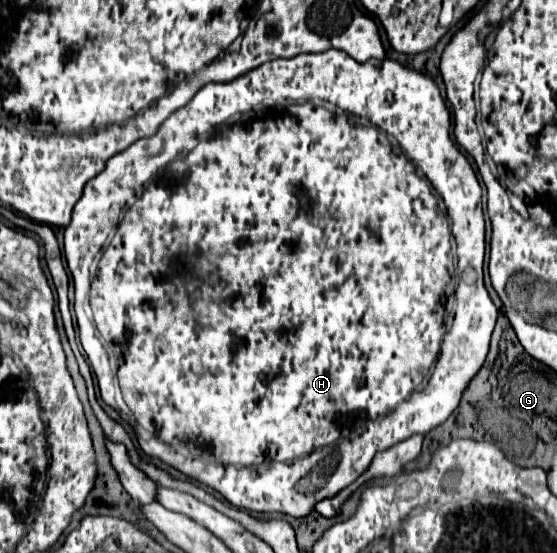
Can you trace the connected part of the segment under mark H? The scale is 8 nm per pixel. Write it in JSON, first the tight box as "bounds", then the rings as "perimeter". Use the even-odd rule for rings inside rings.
{"bounds":[64,50,498,518],"perimeter":[[[326,50],[326,52],[322,52],[322,54],[298,54],[298,56],[294,56],[294,58],[290,58],[290,60],[272,60],[272,61],[270,61],[270,62],[266,62],[266,63],[264,63],[264,64],[262,64],[262,66],[258,66],[258,68],[256,68],[256,70],[250,70],[250,72],[246,72],[246,74],[242,74],[242,76],[238,76],[238,80],[232,80],[232,82],[230,82],[230,84],[206,84],[206,88],[200,88],[200,90],[198,90],[198,96],[196,96],[196,98],[194,98],[194,100],[192,100],[192,102],[190,102],[190,104],[186,104],[186,108],[180,108],[180,110],[178,110],[178,112],[174,112],[174,114],[172,114],[172,116],[170,116],[170,120],[166,120],[166,124],[162,124],[162,128],[158,128],[158,132],[156,132],[156,134],[154,134],[154,136],[150,136],[150,138],[146,138],[146,140],[136,140],[136,142],[134,142],[134,144],[132,144],[132,146],[130,146],[130,148],[126,148],[126,152],[120,152],[120,154],[118,154],[118,156],[112,156],[112,158],[110,158],[110,160],[108,160],[108,164],[106,164],[106,168],[104,168],[104,172],[100,172],[100,174],[98,174],[98,176],[96,176],[96,178],[94,178],[94,180],[90,180],[90,184],[86,184],[86,188],[84,188],[84,194],[82,194],[82,200],[78,200],[78,204],[76,204],[76,206],[74,206],[74,212],[72,212],[72,222],[70,222],[70,224],[68,224],[68,226],[66,226],[66,232],[64,232],[64,256],[65,256],[65,258],[66,258],[66,261],[67,261],[67,264],[68,264],[68,268],[70,268],[70,272],[72,272],[72,276],[74,276],[74,286],[76,286],[76,316],[78,316],[78,336],[79,336],[79,340],[80,340],[80,343],[81,343],[81,345],[82,345],[82,348],[83,348],[83,350],[84,350],[84,352],[85,352],[85,354],[86,354],[86,356],[87,356],[87,361],[88,361],[88,364],[90,364],[90,368],[92,368],[92,370],[94,370],[94,374],[96,374],[96,378],[98,378],[98,386],[100,386],[100,396],[102,396],[102,400],[104,400],[104,402],[106,402],[106,404],[108,404],[108,406],[112,406],[112,408],[116,408],[116,380],[118,380],[118,386],[120,386],[120,392],[122,392],[122,400],[124,400],[124,404],[126,404],[126,408],[128,408],[128,412],[130,412],[130,414],[132,414],[132,420],[134,420],[134,426],[136,426],[136,430],[138,430],[138,432],[136,432],[136,436],[138,436],[138,444],[140,444],[140,448],[142,448],[142,452],[144,452],[144,454],[148,454],[148,456],[152,456],[152,458],[158,458],[158,460],[162,460],[162,462],[164,462],[164,464],[168,464],[168,466],[172,466],[172,468],[176,468],[176,470],[178,470],[178,472],[182,472],[182,474],[186,474],[186,476],[188,476],[188,478],[192,478],[192,480],[196,480],[196,482],[200,482],[200,484],[204,484],[204,486],[208,486],[208,488],[212,488],[212,490],[216,490],[216,492],[220,492],[220,494],[222,494],[222,496],[224,496],[224,498],[226,498],[226,500],[228,500],[228,502],[230,502],[230,504],[232,504],[232,506],[236,506],[236,508],[244,508],[244,510],[250,510],[250,512],[258,512],[258,514],[288,514],[288,516],[294,516],[294,518],[306,518],[306,516],[308,516],[308,514],[310,514],[310,512],[312,512],[312,510],[314,510],[314,506],[316,506],[316,502],[318,502],[318,500],[324,500],[324,498],[334,498],[334,496],[336,496],[336,494],[338,494],[338,492],[340,492],[340,490],[344,490],[344,488],[346,488],[346,486],[350,486],[350,484],[352,484],[352,482],[354,482],[354,480],[356,480],[356,478],[358,478],[358,476],[360,476],[360,474],[364,474],[364,472],[366,472],[366,468],[368,468],[368,466],[370,466],[370,462],[372,462],[372,458],[374,458],[374,454],[376,454],[376,452],[380,452],[380,450],[388,450],[388,448],[392,448],[392,446],[394,446],[394,444],[398,444],[398,442],[402,442],[402,440],[406,440],[406,438],[410,438],[410,436],[412,436],[412,434],[422,434],[422,436],[426,436],[426,434],[428,434],[428,432],[430,432],[430,430],[434,430],[434,428],[436,428],[436,426],[440,426],[440,424],[444,424],[444,422],[446,422],[446,420],[448,420],[448,418],[450,418],[450,414],[452,414],[452,412],[454,412],[454,410],[456,410],[456,408],[458,408],[458,404],[460,404],[460,398],[462,398],[462,394],[464,394],[464,390],[466,390],[466,388],[468,388],[468,384],[470,384],[470,380],[472,380],[472,378],[474,378],[474,376],[476,376],[476,374],[478,374],[478,370],[480,370],[480,368],[482,368],[482,364],[484,364],[484,360],[486,360],[486,354],[488,354],[488,346],[490,346],[490,336],[492,336],[492,330],[494,330],[494,324],[496,324],[496,314],[498,314],[498,310],[496,310],[496,306],[495,306],[495,305],[494,305],[494,303],[493,303],[493,301],[492,301],[492,299],[491,299],[491,298],[490,298],[490,295],[489,295],[489,293],[488,293],[488,290],[487,290],[487,289],[486,289],[486,287],[485,287],[485,284],[484,284],[484,273],[483,273],[483,264],[484,264],[484,255],[485,255],[485,246],[486,246],[486,242],[485,242],[485,238],[486,238],[486,222],[484,222],[484,212],[483,212],[483,207],[482,207],[482,204],[480,204],[480,202],[482,202],[482,200],[480,200],[480,198],[483,198],[483,194],[482,194],[482,188],[481,188],[481,186],[480,186],[480,184],[478,184],[478,180],[476,180],[476,174],[474,174],[474,170],[472,170],[472,166],[470,166],[470,162],[468,162],[468,160],[466,160],[466,156],[464,156],[464,154],[462,154],[462,152],[460,152],[460,150],[458,150],[458,148],[456,148],[456,146],[454,146],[454,142],[452,142],[452,140],[450,140],[450,112],[448,112],[448,108],[446,108],[446,104],[444,104],[444,100],[442,100],[442,94],[440,94],[440,88],[438,88],[438,86],[436,86],[436,82],[434,82],[434,80],[432,80],[432,78],[430,78],[430,76],[426,76],[426,74],[422,74],[422,72],[418,72],[418,70],[414,70],[414,68],[406,68],[406,66],[402,66],[402,64],[398,64],[398,62],[394,62],[394,60],[376,60],[376,58],[370,58],[370,60],[366,60],[366,62],[356,62],[356,60],[354,60],[354,58],[350,58],[350,56],[348,56],[348,54],[346,54],[346,52],[342,52],[342,50]],[[388,92],[390,92],[390,94],[392,94],[392,98],[394,98],[394,102],[392,102],[392,104],[390,104],[390,102],[388,102],[388,100],[386,100],[386,94],[388,94]],[[300,108],[318,108],[318,118],[316,118],[316,120],[314,120],[314,118],[312,118],[312,120],[300,120]],[[246,112],[256,112],[256,114],[252,114],[252,116],[250,116],[250,118],[246,118],[246,120],[242,120],[242,122],[238,122],[238,124],[232,124],[232,122],[230,122],[230,118],[234,118],[234,116],[236,116],[236,114],[246,114]],[[386,132],[388,132],[388,134],[390,134],[390,136],[394,136],[394,138],[396,138],[396,140],[398,140],[398,142],[402,142],[402,146],[404,146],[404,148],[406,148],[406,152],[408,152],[408,156],[410,156],[410,158],[408,158],[408,156],[406,156],[406,152],[404,152],[404,148],[400,148],[400,144],[394,144],[394,140],[390,140],[390,136],[386,136]],[[268,134],[270,134],[270,136],[272,136],[272,138],[282,138],[282,136],[284,136],[284,140],[280,140],[280,142],[278,142],[278,140],[276,140],[276,142],[272,142],[272,144],[270,144],[270,142],[268,142],[268,140],[264,140],[264,138],[266,138],[266,136],[268,136]],[[196,144],[206,144],[206,146],[204,146],[204,148],[208,148],[208,150],[204,150],[204,148],[200,148],[200,150],[196,150]],[[410,160],[412,160],[412,162],[414,162],[414,164],[416,164],[416,166],[420,166],[420,168],[422,168],[422,172],[424,172],[424,176],[426,176],[426,178],[428,178],[428,180],[430,180],[430,182],[432,182],[432,186],[434,186],[434,188],[436,188],[436,190],[438,190],[438,194],[440,194],[440,196],[442,196],[442,198],[444,198],[444,202],[446,202],[446,208],[448,208],[448,212],[450,212],[450,216],[452,216],[452,219],[450,219],[450,220],[451,220],[451,223],[452,223],[452,235],[453,235],[453,238],[454,238],[454,240],[455,240],[455,242],[456,242],[456,257],[457,257],[457,261],[458,261],[458,266],[460,266],[460,282],[458,282],[458,288],[456,288],[456,314],[454,314],[454,324],[452,324],[452,328],[450,328],[450,332],[448,332],[448,334],[446,334],[446,328],[444,328],[444,316],[446,316],[446,300],[448,300],[448,288],[452,288],[452,284],[450,284],[450,280],[452,280],[452,276],[450,276],[450,271],[451,271],[451,270],[450,270],[450,269],[454,269],[454,267],[455,267],[455,266],[456,266],[456,259],[455,259],[455,255],[454,255],[454,253],[453,253],[453,251],[452,251],[452,246],[451,246],[451,229],[450,229],[450,225],[449,225],[449,223],[448,223],[448,220],[447,220],[447,218],[446,218],[446,214],[444,214],[444,213],[443,213],[443,212],[442,212],[442,210],[440,210],[440,208],[438,208],[438,194],[434,194],[434,192],[432,192],[432,186],[430,186],[430,184],[428,184],[428,182],[426,182],[426,180],[424,180],[424,178],[418,178],[418,174],[416,174],[416,168],[414,168],[414,164],[412,164],[412,162],[410,162]],[[228,164],[230,164],[230,166],[232,166],[232,168],[234,168],[234,174],[236,174],[236,170],[240,170],[240,168],[242,168],[242,174],[244,174],[244,168],[246,168],[246,174],[248,174],[248,176],[228,176],[228,172],[226,172],[226,170],[228,170]],[[202,244],[205,244],[205,245],[206,245],[206,246],[208,246],[208,248],[210,248],[210,250],[202,250],[202,253],[201,253],[201,248],[202,248]],[[378,270],[380,270],[380,278],[382,278],[382,280],[378,280],[378,284],[376,284],[376,286],[374,286],[374,272],[378,272]],[[216,292],[218,292],[218,298],[222,298],[222,300],[218,300],[218,320],[216,320]],[[416,294],[428,294],[428,296],[426,296],[426,298],[422,298],[422,296],[420,296],[420,302],[418,302],[418,298],[416,298],[416,302],[414,302],[414,300],[410,300],[410,296],[416,296]],[[434,363],[435,363],[435,368],[434,368],[434,371],[433,371],[433,373],[432,373],[432,374],[431,374],[431,376],[430,376],[430,380],[428,380],[428,382],[426,382],[426,386],[424,386],[424,388],[420,388],[420,390],[418,390],[418,392],[414,392],[414,396],[409,396],[409,393],[410,393],[410,392],[411,392],[411,391],[412,391],[412,390],[416,390],[416,388],[418,388],[418,386],[419,386],[419,385],[420,385],[420,384],[421,384],[421,383],[422,383],[422,381],[423,381],[423,380],[424,380],[424,376],[426,376],[426,374],[428,374],[428,372],[430,372],[430,368],[431,368],[431,366],[432,366],[432,365],[433,365],[433,364],[434,364]],[[320,462],[324,462],[324,464],[328,464],[328,480],[326,480],[326,478],[324,478],[324,480],[320,480],[320,482],[318,482],[318,484],[314,484],[314,486],[310,486],[310,490],[308,490],[308,488],[306,488],[306,484],[300,484],[300,482],[302,482],[302,480],[304,480],[304,478],[306,478],[306,476],[310,476],[310,474],[312,474],[312,470],[314,470],[314,468],[316,468],[316,466],[318,466],[318,464],[319,464],[319,463],[320,463]]]}

